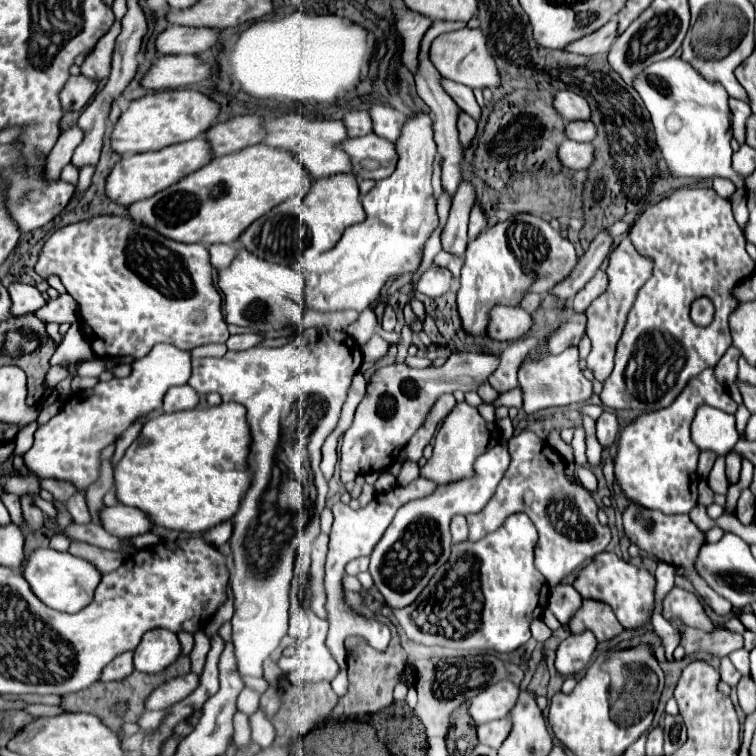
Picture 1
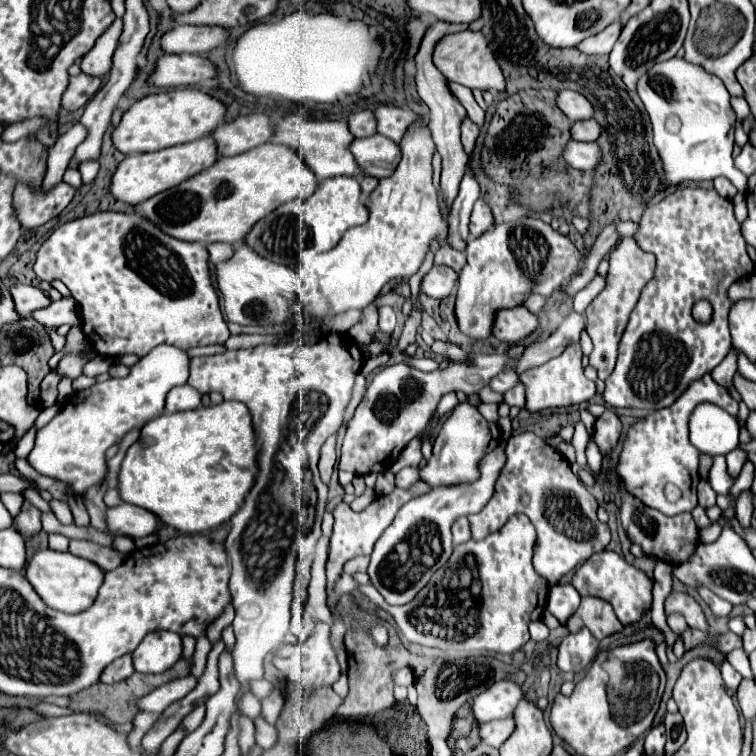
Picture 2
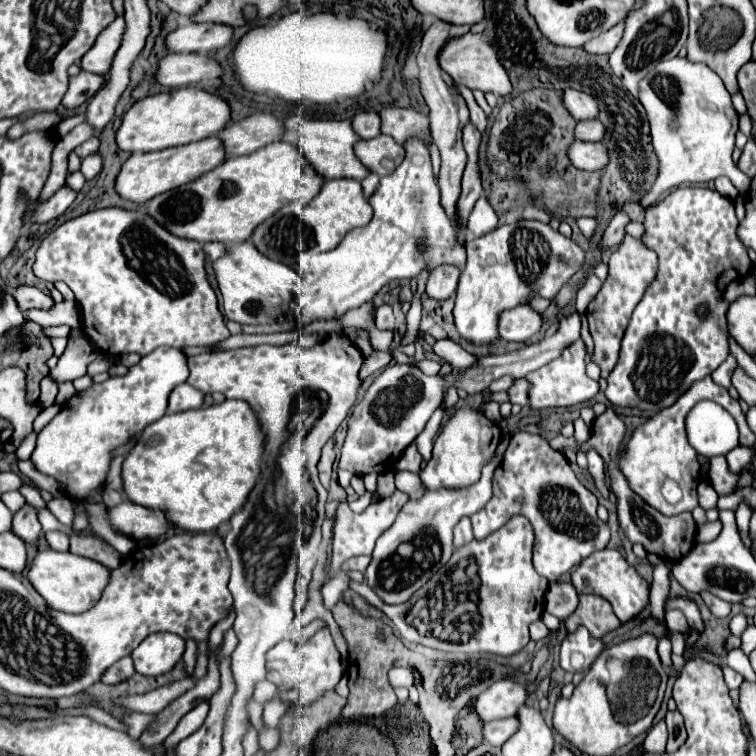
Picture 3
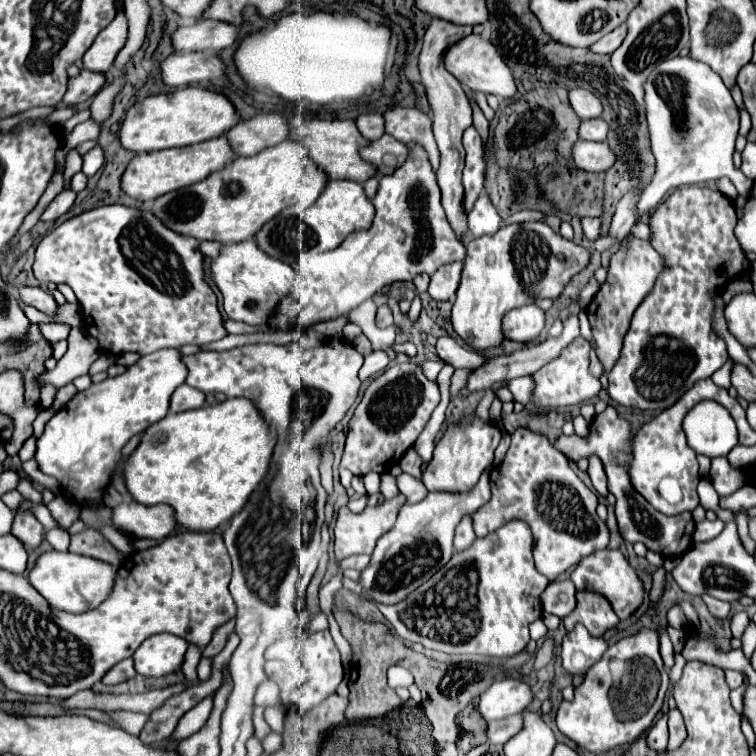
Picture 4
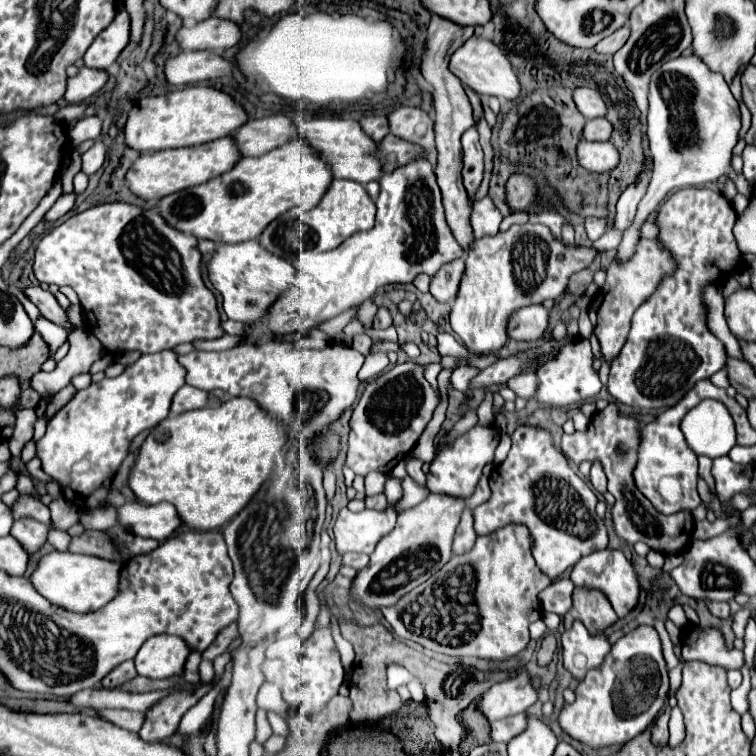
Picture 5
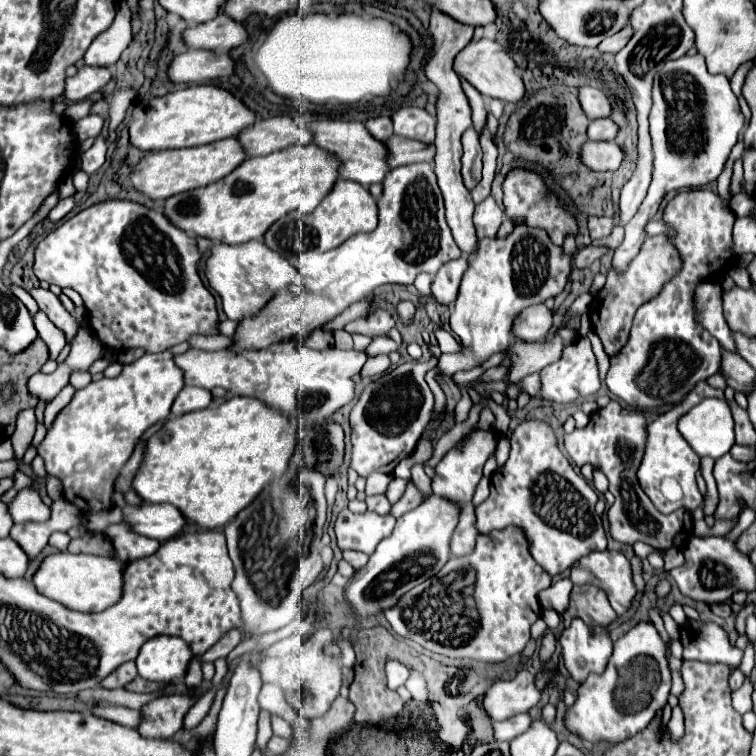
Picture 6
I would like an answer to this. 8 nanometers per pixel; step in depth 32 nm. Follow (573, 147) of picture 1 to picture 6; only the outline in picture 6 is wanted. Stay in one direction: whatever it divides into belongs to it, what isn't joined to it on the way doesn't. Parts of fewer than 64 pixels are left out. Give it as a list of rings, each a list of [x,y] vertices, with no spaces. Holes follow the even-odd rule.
[[[588,142],[582,148],[582,160],[596,172],[616,172],[624,160],[624,150],[616,142]]]

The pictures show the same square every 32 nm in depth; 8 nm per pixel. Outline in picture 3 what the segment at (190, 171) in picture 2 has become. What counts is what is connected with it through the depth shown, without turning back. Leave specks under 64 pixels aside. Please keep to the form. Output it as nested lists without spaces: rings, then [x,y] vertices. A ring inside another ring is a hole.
[[[214,136],[208,140],[200,140],[196,144],[186,144],[186,146],[176,146],[176,148],[166,148],[166,150],[146,152],[146,154],[132,154],[116,178],[116,190],[120,196],[144,204],[154,196],[158,196],[160,192],[168,192],[198,180],[206,172],[224,164],[228,158],[230,156],[224,148],[224,142]]]

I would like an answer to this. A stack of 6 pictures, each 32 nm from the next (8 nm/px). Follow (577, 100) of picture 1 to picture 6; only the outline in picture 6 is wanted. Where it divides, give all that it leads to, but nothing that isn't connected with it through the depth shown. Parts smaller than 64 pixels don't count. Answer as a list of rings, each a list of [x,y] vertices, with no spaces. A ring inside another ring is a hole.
[[[582,86],[580,88],[580,104],[584,106],[584,112],[590,120],[608,118],[612,114],[612,100],[600,88]]]

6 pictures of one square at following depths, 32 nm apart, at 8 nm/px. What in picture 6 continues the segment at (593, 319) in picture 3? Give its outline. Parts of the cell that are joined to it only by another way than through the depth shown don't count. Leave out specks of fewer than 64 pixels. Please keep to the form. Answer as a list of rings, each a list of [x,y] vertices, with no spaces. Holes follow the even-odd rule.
[[[652,236],[646,238],[646,242],[640,248],[640,254],[632,260],[632,264],[624,274],[612,270],[608,272],[604,288],[594,296],[594,302],[590,306],[590,320],[594,332],[600,336],[608,356],[614,356],[616,350],[620,350],[626,344],[636,310],[644,302],[658,296],[658,292],[664,288],[662,284],[668,284],[680,270],[682,270],[682,258],[680,252],[672,246],[672,242],[664,236]]]

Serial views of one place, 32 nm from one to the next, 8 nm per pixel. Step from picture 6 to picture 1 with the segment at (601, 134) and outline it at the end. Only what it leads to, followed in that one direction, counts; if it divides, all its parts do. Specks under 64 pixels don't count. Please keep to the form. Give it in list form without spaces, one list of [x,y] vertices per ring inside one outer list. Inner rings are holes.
[[[580,120],[568,124],[568,138],[576,142],[592,142],[596,138],[596,124],[592,120]]]

